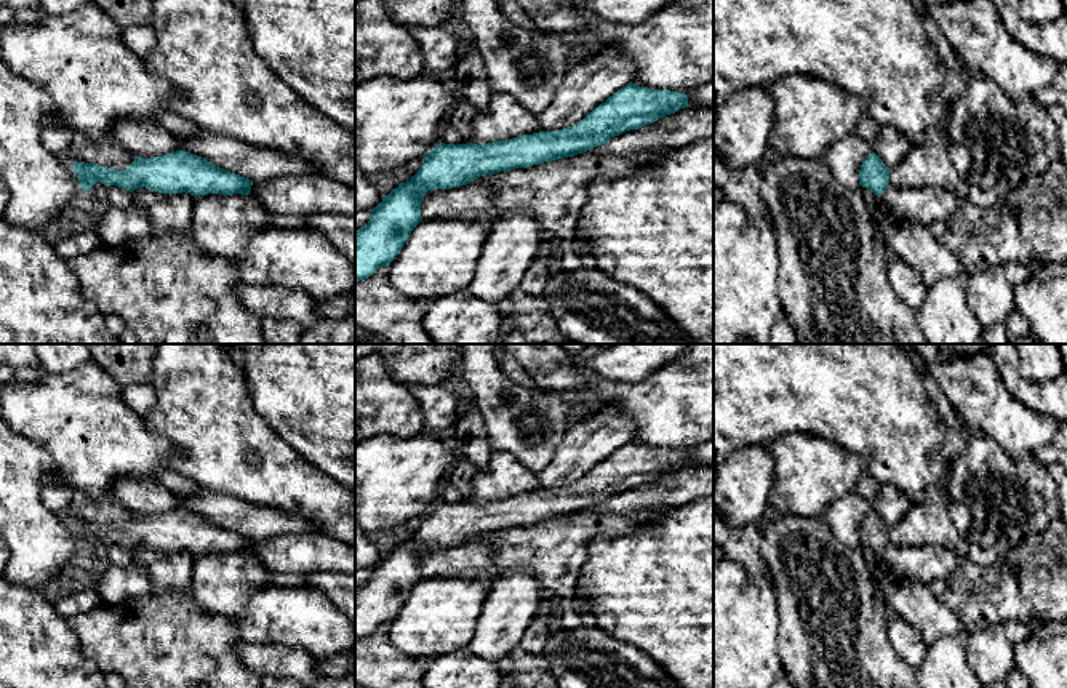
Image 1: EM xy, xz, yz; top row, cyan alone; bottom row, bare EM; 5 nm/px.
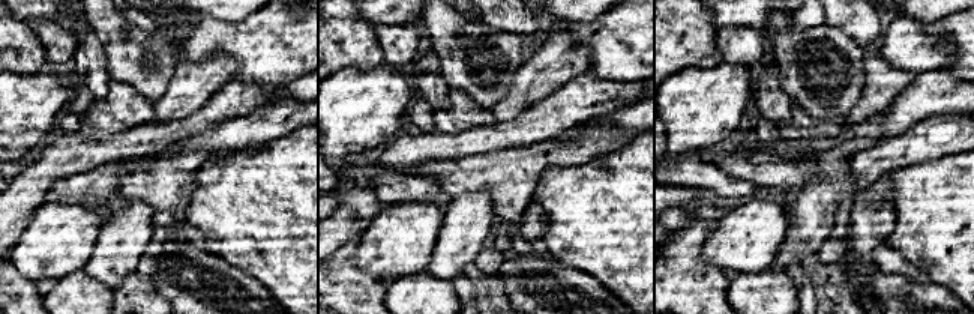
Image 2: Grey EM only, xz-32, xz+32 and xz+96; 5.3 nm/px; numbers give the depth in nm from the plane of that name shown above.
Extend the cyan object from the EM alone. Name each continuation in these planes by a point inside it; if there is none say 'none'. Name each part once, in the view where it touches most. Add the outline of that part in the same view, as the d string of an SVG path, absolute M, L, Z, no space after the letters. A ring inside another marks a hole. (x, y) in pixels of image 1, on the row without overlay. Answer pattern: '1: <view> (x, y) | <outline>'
none

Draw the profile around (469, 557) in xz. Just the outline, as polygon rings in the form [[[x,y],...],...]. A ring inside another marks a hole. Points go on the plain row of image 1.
[[[475,541],[453,547],[434,547],[421,562],[422,578],[461,576],[474,571],[494,568],[494,547],[490,542]]]

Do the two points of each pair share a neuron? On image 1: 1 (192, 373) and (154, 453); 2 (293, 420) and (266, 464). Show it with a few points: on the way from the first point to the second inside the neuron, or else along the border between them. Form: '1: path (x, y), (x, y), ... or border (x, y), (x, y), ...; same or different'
1: border (146, 420), (170, 445), (165, 468); different
2: border (256, 410), (291, 447), (311, 461); different

